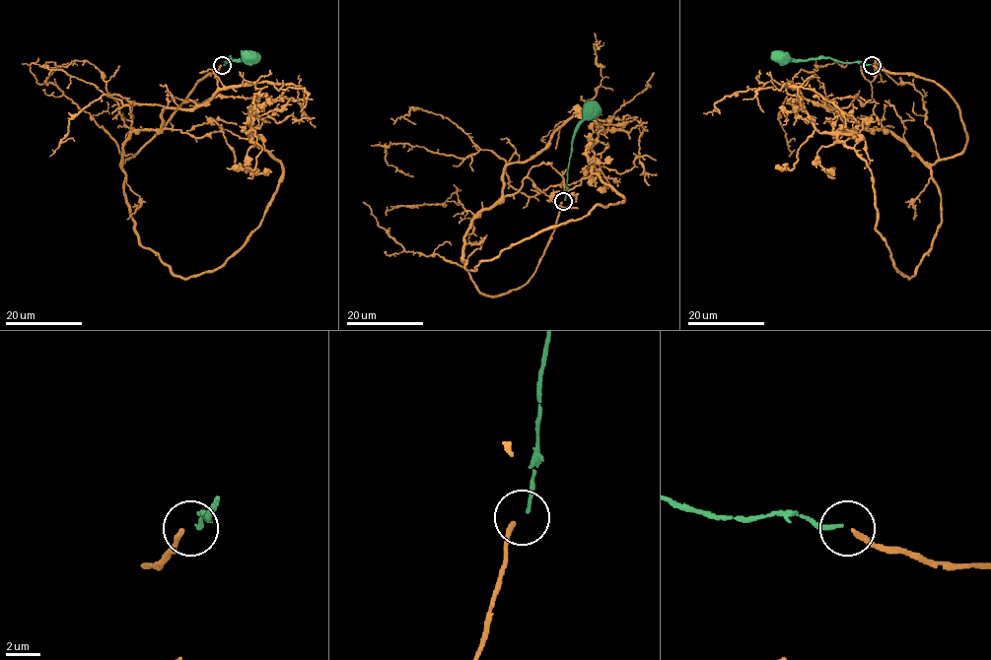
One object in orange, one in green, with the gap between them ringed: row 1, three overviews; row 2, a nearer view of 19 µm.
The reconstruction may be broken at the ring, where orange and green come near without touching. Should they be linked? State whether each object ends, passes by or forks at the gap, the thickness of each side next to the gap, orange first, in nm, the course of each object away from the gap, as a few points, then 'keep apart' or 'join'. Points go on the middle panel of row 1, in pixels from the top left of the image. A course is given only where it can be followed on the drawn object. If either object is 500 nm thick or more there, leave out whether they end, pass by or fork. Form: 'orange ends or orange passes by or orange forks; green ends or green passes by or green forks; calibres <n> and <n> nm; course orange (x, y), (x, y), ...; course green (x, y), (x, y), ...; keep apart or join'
orange ends; green ends; calibres 300 and 220 nm; course orange (561, 202), (530, 278), (484, 295), (470, 223), (575, 115), (634, 119), (656, 173); course green (564, 200), (574, 130), (590, 109); keep apart

